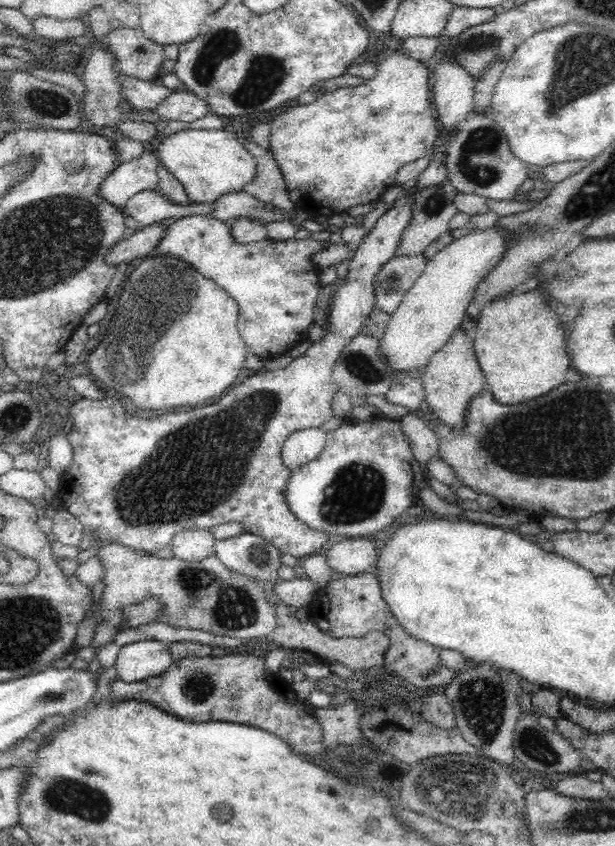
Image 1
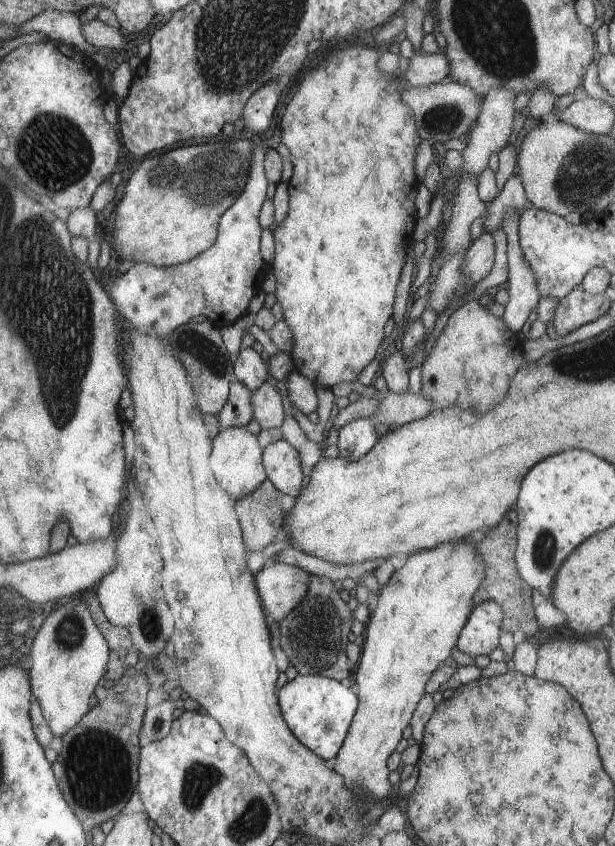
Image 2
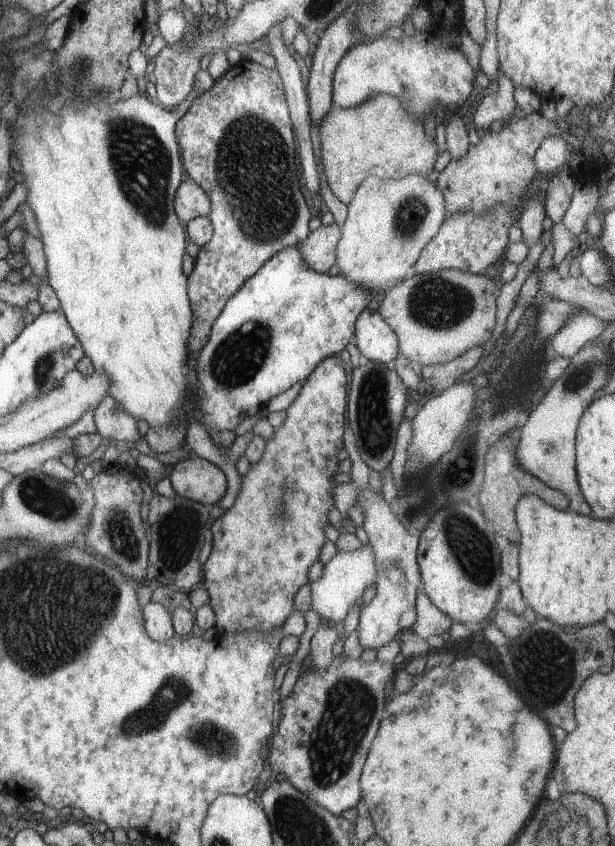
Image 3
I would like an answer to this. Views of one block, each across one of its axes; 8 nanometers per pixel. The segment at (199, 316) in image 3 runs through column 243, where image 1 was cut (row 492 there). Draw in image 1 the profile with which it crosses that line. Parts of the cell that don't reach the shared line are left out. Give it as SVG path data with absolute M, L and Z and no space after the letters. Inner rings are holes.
M411 185L404 186L404 189L408 192L407 196L400 199L391 211L388 211L378 219L369 235L363 238L361 245L352 253L352 258L350 258L347 268L347 276L343 278L340 283L337 283L334 294L332 294L332 302L330 302L328 316L326 316L326 322L324 328L322 328L322 336L317 341L311 343L306 352L301 357L294 359L287 367L271 372L260 370L256 375L244 379L239 385L235 384L235 386L232 386L224 395L214 402L207 403L200 407L183 407L176 409L172 412L163 413L155 419L138 419L137 417L128 415L128 413L124 413L124 401L116 400L114 397L99 400L82 398L76 404L67 406L66 409L72 426L70 426L70 432L65 434L65 436L72 449L72 462L63 473L59 474L60 486L58 494L61 497L63 509L70 513L72 517L78 519L82 527L90 533L90 536L92 536L99 545L101 545L101 542L106 542L108 545L118 544L134 552L139 552L142 555L156 557L156 554L158 554L160 550L171 545L171 541L179 531L210 531L210 529L217 528L222 524L234 523L240 525L243 534L255 535L256 537L268 540L284 555L290 554L295 557L302 557L321 552L321 548L329 539L328 535L304 527L304 524L296 520L294 515L288 511L288 507L286 507L286 498L284 498L283 488L287 483L291 471L281 464L280 451L282 443L293 432L319 428L326 420L330 420L330 417L333 416L330 401L332 395L336 392L336 389L338 389L338 385L332 378L332 370L334 370L336 361L342 350L348 346L350 340L354 340L358 334L361 334L361 328L364 322L366 322L366 320L370 318L370 314L376 310L377 300L374 280L376 280L376 276L378 272L382 270L384 264L394 258L401 234L410 220L410 213L414 202L414 192Z

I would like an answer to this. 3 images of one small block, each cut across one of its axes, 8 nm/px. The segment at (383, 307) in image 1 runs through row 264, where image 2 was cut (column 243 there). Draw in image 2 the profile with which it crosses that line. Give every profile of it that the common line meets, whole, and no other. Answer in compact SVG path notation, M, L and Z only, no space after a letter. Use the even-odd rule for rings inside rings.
M236 378L230 382L229 396L219 412L219 430L228 426L246 426L252 418L252 406L250 405L250 391L244 384Z

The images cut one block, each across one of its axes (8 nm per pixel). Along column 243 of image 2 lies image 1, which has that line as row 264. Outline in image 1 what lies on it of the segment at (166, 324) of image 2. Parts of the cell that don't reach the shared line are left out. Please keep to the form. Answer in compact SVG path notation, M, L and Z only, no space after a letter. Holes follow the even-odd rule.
M209 214L193 215L171 221L150 254L155 258L175 258L191 266L204 278L213 280L237 305L237 329L247 348L264 361L289 353L304 338L306 327L313 323L314 308L320 292L318 268L310 262L310 256L328 248L328 241L322 244L306 240L295 243L291 240L274 242L262 240L252 244L236 244L231 239L228 227Z

